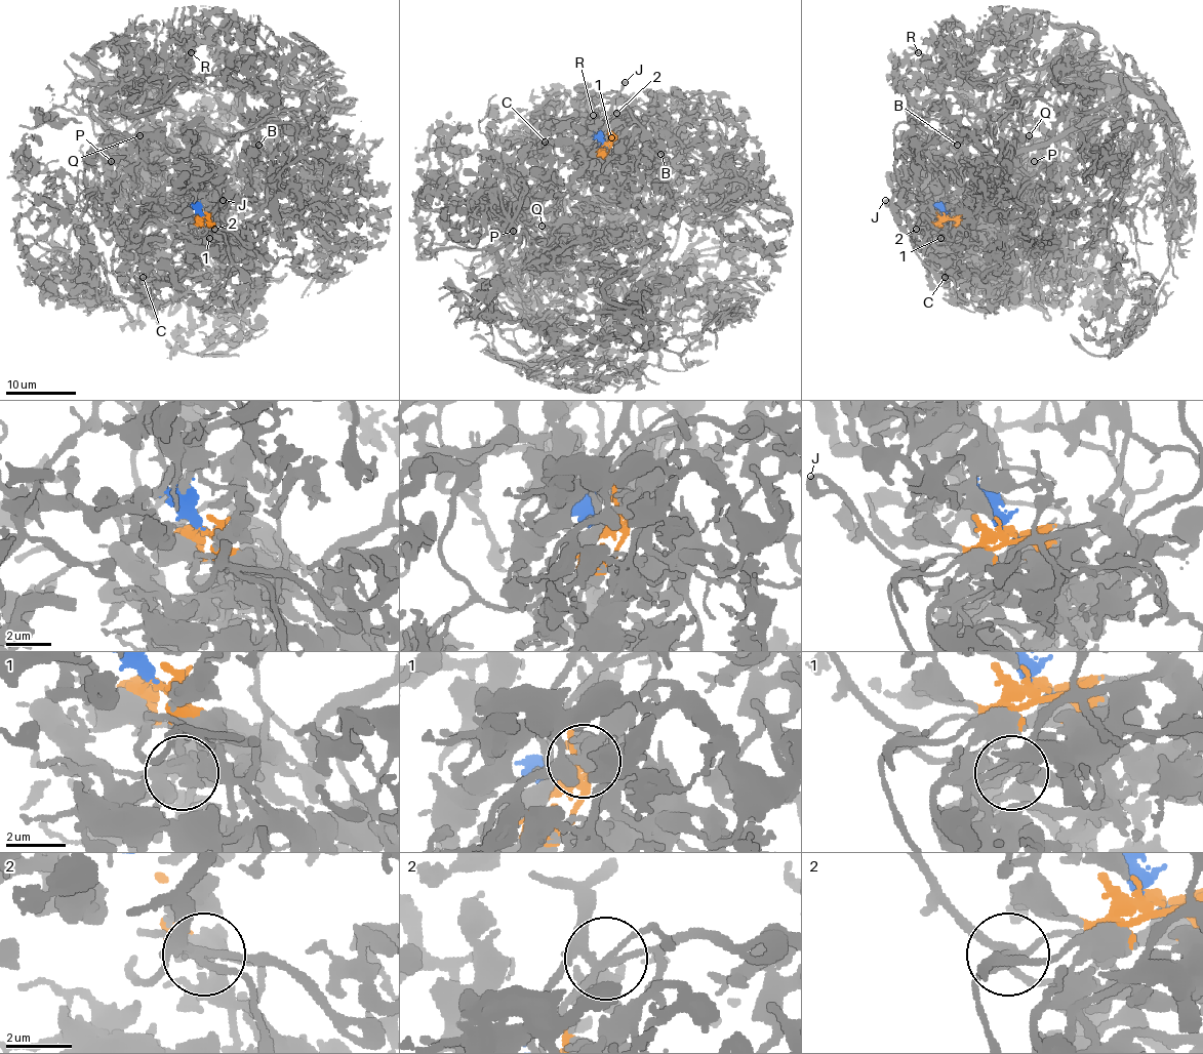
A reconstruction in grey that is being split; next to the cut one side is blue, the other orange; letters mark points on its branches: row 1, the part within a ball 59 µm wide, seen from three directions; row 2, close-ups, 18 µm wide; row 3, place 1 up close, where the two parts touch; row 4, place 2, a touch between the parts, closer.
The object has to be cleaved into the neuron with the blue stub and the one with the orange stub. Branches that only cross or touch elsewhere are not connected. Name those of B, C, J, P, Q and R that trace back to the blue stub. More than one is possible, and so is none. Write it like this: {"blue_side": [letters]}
{"blue_side": ["B", "C", "P", "Q", "R"]}

